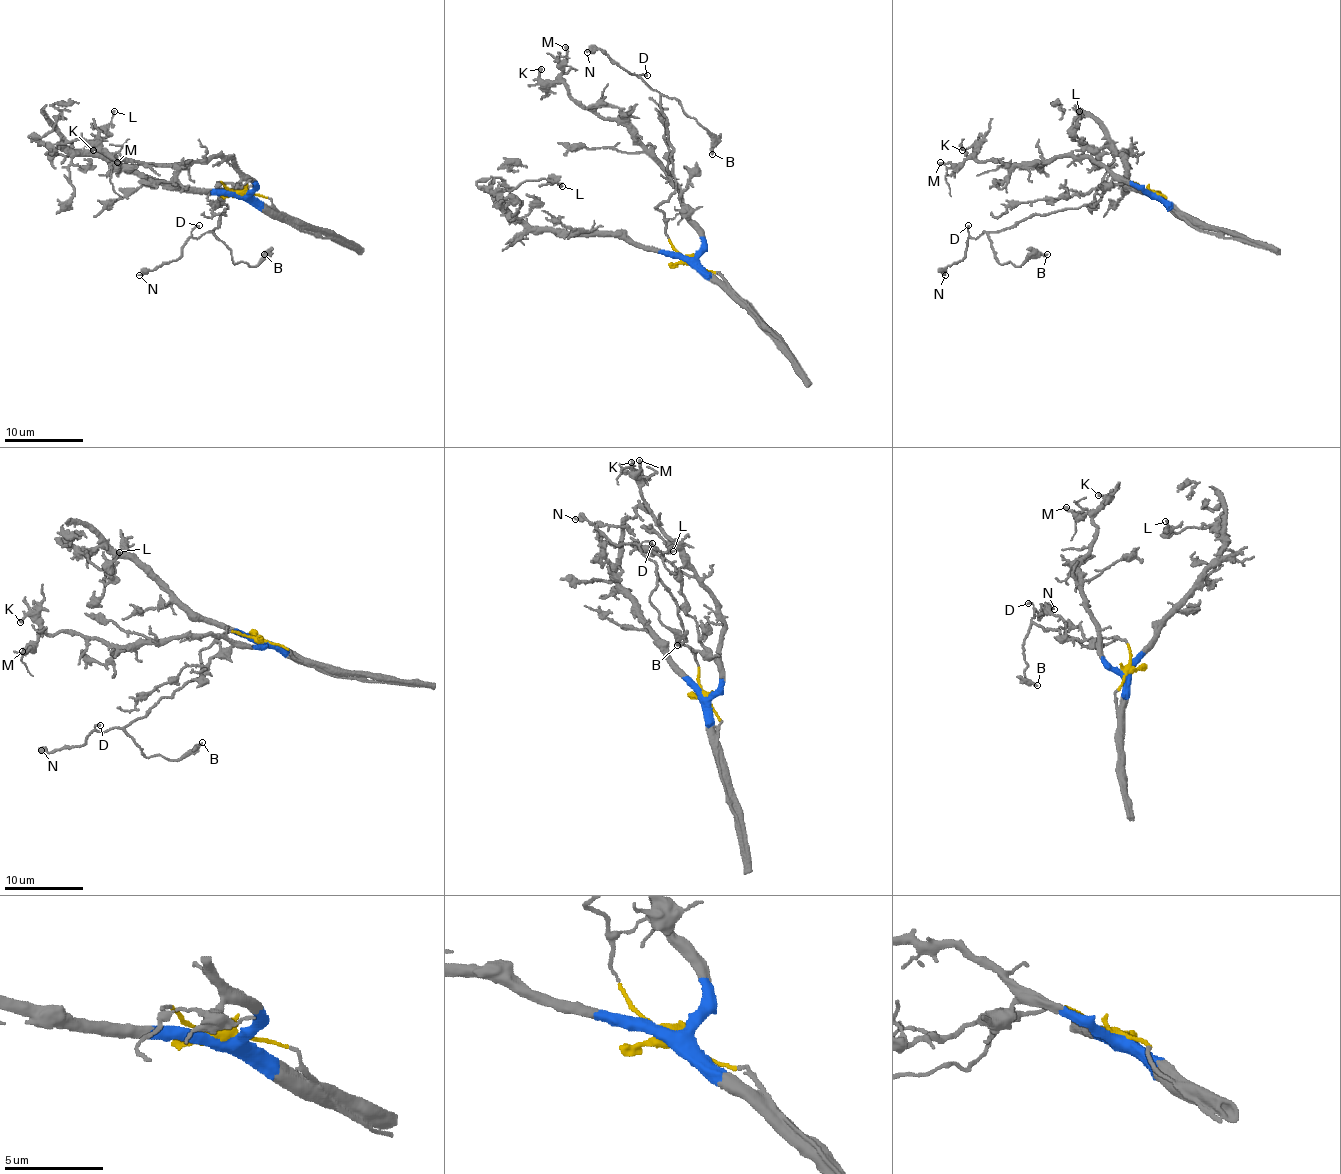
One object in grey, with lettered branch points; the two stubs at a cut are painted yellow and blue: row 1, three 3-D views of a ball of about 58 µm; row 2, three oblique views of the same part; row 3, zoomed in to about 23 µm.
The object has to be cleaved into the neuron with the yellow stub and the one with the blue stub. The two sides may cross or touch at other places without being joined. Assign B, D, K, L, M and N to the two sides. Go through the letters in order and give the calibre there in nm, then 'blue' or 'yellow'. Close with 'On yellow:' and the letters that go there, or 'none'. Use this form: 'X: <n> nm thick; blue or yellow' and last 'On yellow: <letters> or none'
B: 190 nm thick; yellow
D: 120 nm thick; yellow
K: 180 nm thick; blue
L: 140 nm thick; blue
M: 190 nm thick; blue
N: 320 nm thick; yellow
On yellow: B, D, N

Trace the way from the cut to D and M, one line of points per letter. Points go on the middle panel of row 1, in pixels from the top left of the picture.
D: (689, 259), (667, 235), (665, 216), (655, 208), (675, 190), (673, 151), (659, 94), (639, 76), (647, 76)
M: (689, 259), (702, 237), (683, 208), (679, 186), (624, 125), (598, 117), (571, 96), (561, 76), (565, 46)

